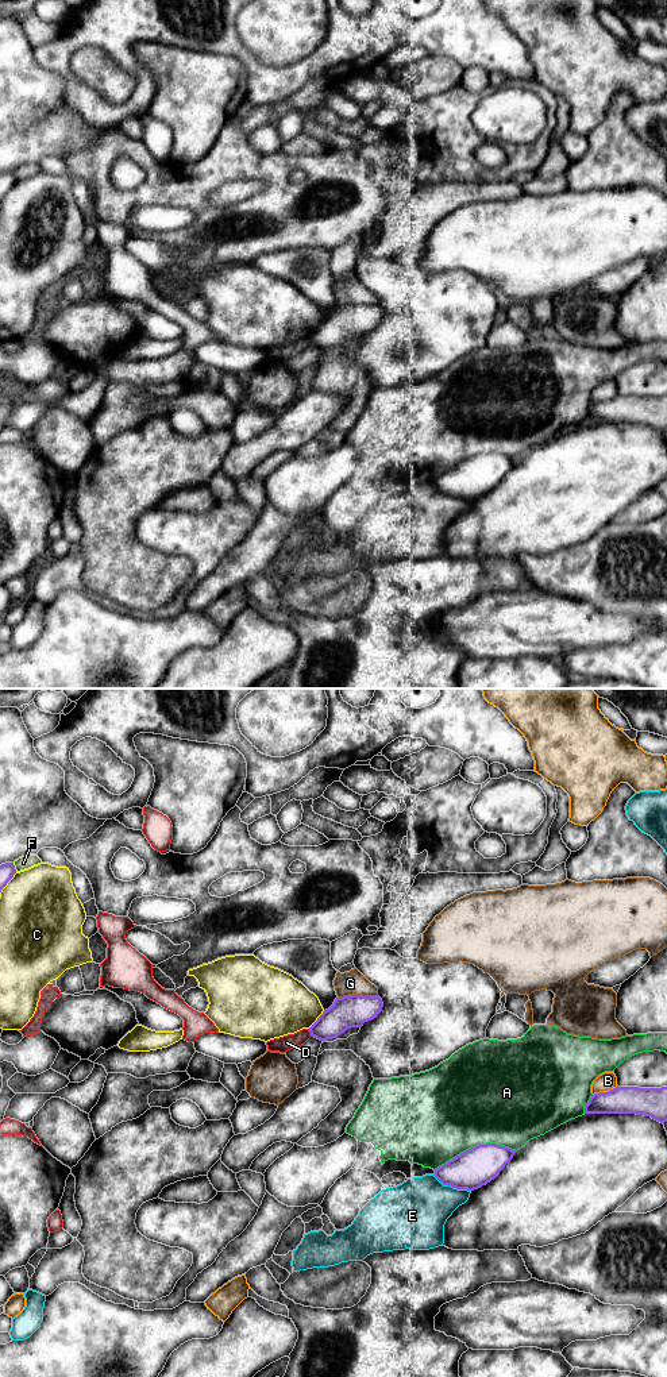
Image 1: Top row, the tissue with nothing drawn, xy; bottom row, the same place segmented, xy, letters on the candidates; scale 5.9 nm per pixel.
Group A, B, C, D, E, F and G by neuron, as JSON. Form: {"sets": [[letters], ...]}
{"sets": [["A"], ["B"], ["C", "F"], ["D"], ["E"], ["G"]]}

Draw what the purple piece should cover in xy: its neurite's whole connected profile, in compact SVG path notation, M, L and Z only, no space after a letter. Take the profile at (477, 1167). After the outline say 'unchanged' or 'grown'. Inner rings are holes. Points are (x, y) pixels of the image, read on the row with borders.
M496 1143L471 1148L435 1169L435 1177L456 1189L474 1191L494 1180L516 1150Z | unchanged

